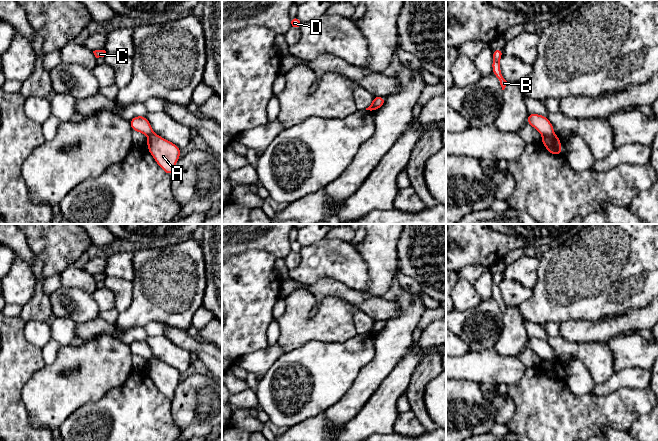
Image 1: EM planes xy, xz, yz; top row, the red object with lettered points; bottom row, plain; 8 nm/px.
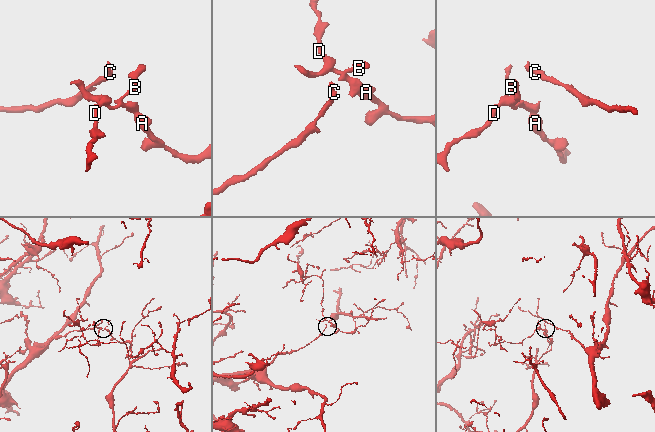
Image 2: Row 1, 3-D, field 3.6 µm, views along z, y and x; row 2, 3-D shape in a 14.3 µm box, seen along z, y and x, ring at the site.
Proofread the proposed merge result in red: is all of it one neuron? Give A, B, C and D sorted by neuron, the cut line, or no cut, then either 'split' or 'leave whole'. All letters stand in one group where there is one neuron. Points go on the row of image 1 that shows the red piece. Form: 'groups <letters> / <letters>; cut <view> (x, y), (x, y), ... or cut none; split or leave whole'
groups A C / B D; cut yz (554, 134), (543, 136); split

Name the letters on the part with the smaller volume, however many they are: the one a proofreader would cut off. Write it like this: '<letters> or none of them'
B, D

